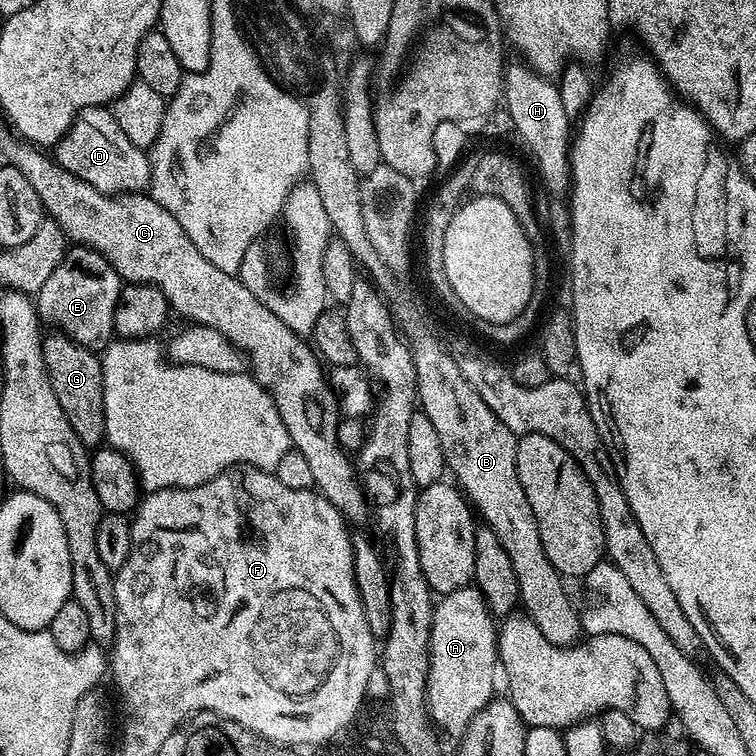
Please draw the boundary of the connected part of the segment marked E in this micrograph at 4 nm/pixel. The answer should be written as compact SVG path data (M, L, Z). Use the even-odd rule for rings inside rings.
M72 246L65 252L62 262L58 262L54 274L46 278L42 290L35 293L34 303L41 321L48 323L49 320L53 329L82 346L95 349L96 344L103 345L113 339L114 306L121 287L120 275L102 254L93 248Z

